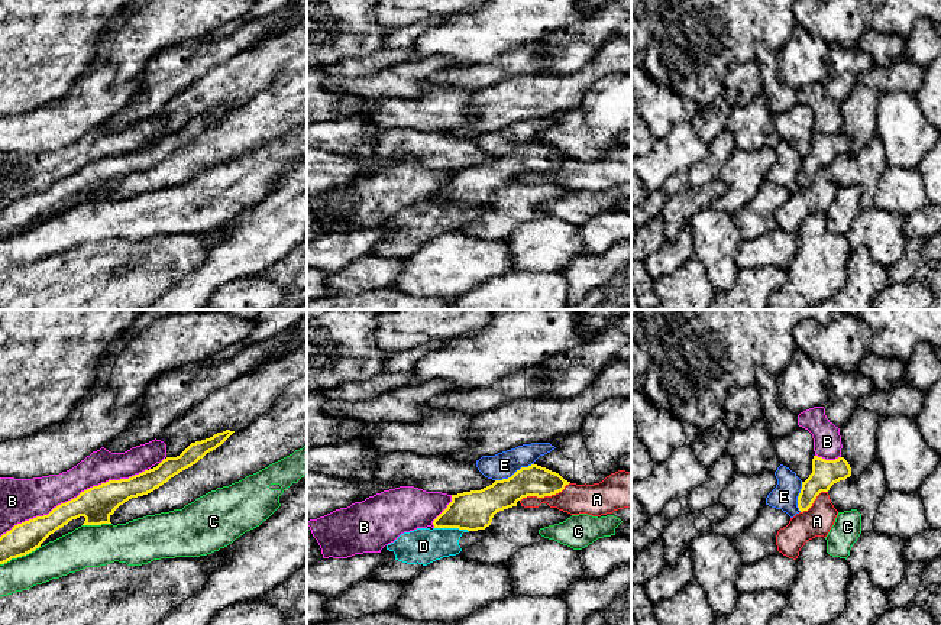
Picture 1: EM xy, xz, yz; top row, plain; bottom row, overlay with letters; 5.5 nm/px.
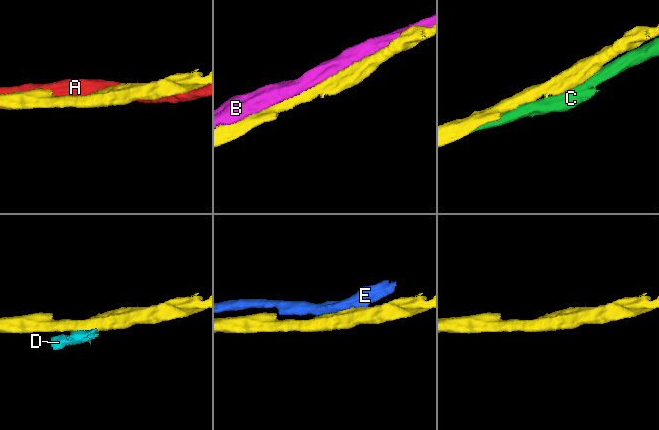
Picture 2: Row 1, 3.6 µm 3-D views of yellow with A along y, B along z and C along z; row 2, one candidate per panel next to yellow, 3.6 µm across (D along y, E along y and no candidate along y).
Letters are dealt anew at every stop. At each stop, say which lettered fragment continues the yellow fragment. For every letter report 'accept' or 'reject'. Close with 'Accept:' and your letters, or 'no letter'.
A: reject
B: reject
C: reject
D: reject
E: reject
Accept: no letter

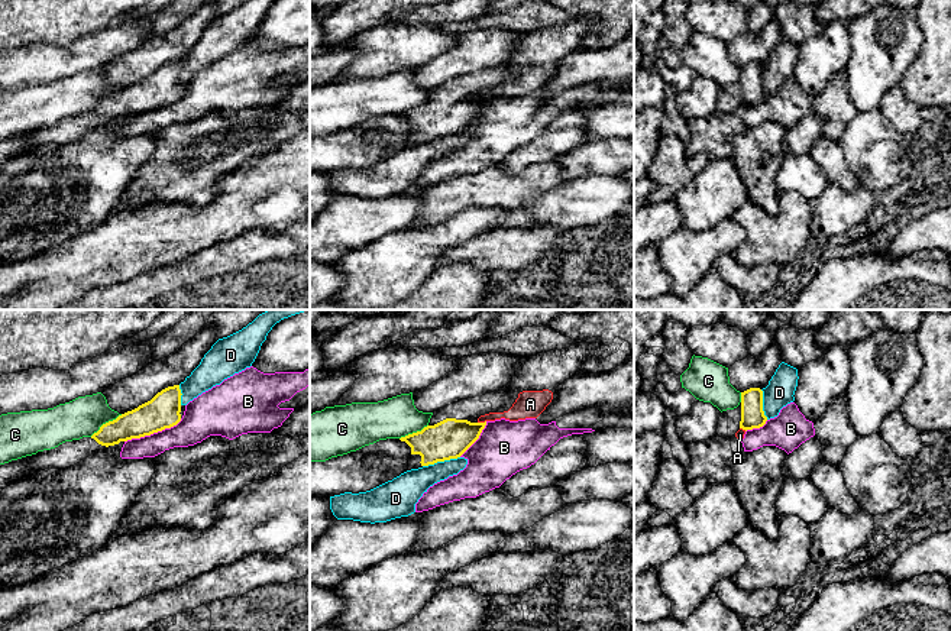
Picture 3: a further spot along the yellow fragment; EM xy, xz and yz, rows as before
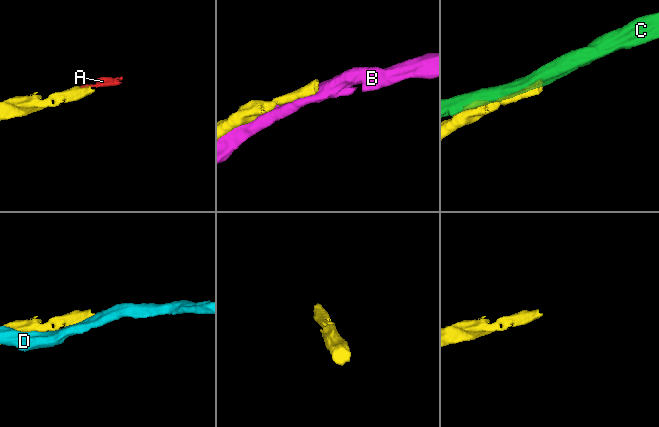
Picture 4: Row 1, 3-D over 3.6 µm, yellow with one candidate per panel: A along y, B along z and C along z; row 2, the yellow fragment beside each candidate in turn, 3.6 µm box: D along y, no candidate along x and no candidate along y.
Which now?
A: reject
B: reject
C: reject
D: reject
Accept: no letter

